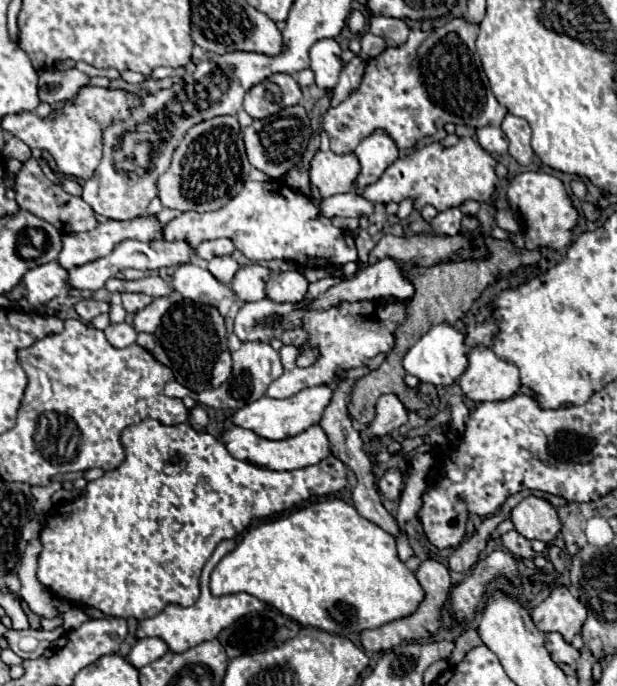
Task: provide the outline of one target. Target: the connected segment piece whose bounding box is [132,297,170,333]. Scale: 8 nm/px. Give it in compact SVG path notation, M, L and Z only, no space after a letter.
M168 297L156 299L152 305L148 305L146 309L142 309L142 311L138 311L138 313L134 315L132 327L134 327L138 333L154 333L156 327L160 325L162 315L168 311L168 307L170 307L170 299L168 299Z

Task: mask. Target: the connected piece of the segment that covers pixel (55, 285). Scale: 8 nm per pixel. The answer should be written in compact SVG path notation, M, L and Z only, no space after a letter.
M56 261L40 265L36 269L28 269L26 275L22 277L22 281L26 285L26 297L28 297L30 305L36 309L36 307L48 303L50 299L54 299L56 295L60 295L66 275L68 273L64 269L60 269L60 265L56 265Z

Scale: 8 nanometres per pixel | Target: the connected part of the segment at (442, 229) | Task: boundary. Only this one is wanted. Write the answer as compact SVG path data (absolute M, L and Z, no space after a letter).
M446 209L438 213L430 221L430 225L432 225L432 231L438 235L456 235L460 231L460 221L462 221L460 209Z

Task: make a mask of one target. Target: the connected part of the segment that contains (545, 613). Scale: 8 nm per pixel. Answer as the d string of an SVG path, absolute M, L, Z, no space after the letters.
M558 587L548 595L546 601L534 607L530 615L540 631L556 631L566 643L570 643L586 621L586 607L566 587Z

